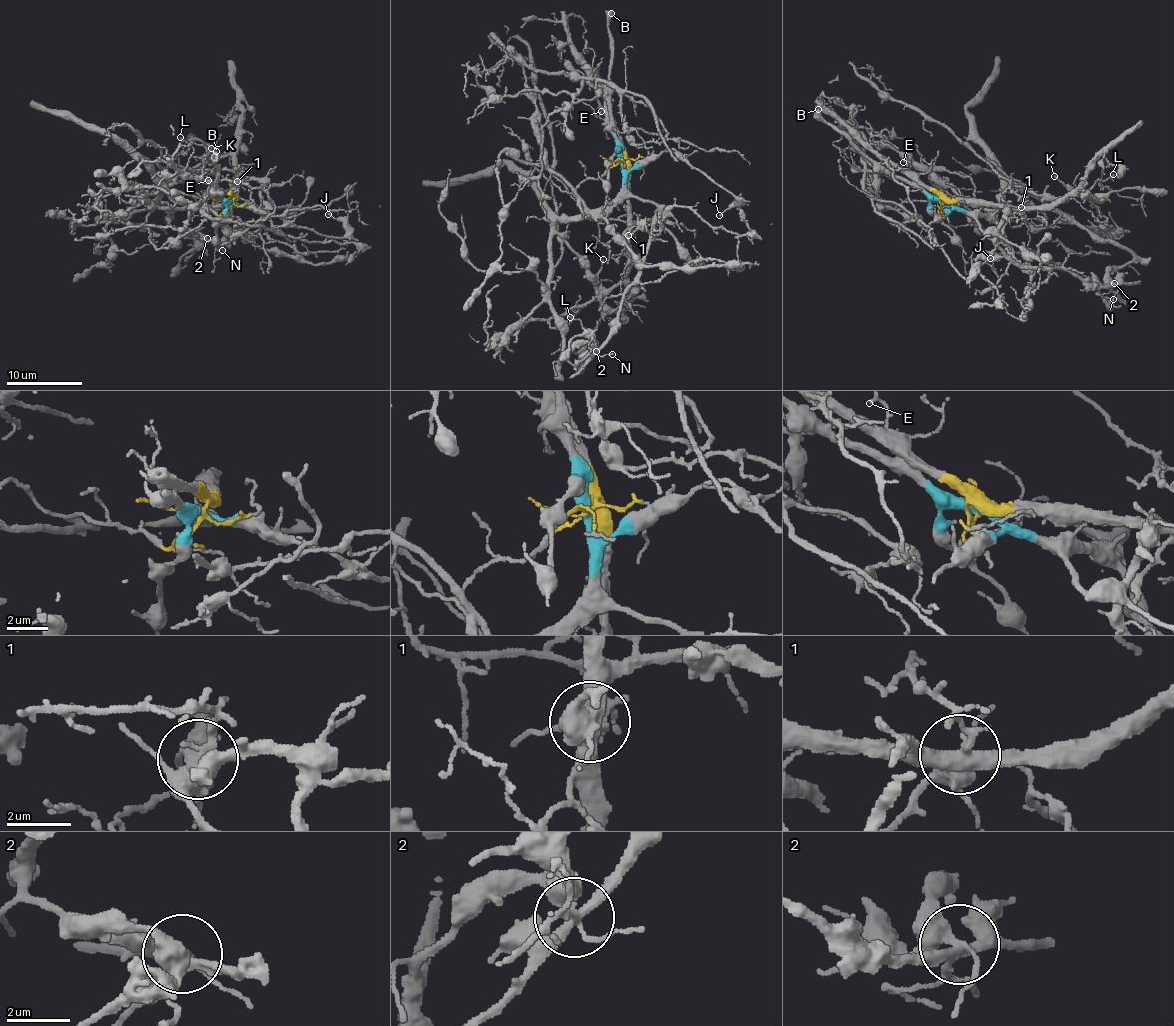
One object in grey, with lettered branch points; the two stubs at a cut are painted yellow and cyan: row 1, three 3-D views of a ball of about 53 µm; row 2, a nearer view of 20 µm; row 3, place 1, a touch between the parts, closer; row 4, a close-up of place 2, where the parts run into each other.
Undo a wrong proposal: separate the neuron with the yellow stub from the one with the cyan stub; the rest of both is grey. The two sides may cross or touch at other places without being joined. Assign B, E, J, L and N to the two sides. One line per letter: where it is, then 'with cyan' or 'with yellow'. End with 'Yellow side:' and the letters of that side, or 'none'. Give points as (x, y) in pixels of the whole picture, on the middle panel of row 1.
B: place (611, 13); with cyan
E: place (601, 111); with yellow
J: place (719, 215); with cyan
L: place (570, 317); with yellow
N: place (612, 354); with cyan
Yellow side: E, L

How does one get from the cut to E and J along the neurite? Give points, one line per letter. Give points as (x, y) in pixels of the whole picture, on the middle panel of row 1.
E: (621, 162), (625, 154), (621, 141), (600, 116), (600, 111)
J: (621, 162), (626, 170), (640, 168), (664, 151), (676, 149), (736, 196), (738, 200), (719, 215)

